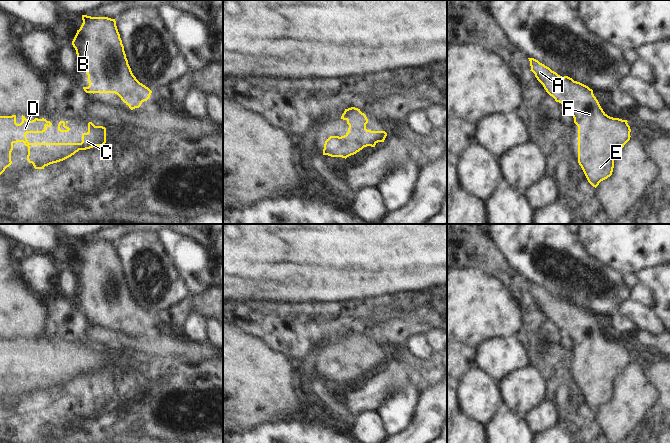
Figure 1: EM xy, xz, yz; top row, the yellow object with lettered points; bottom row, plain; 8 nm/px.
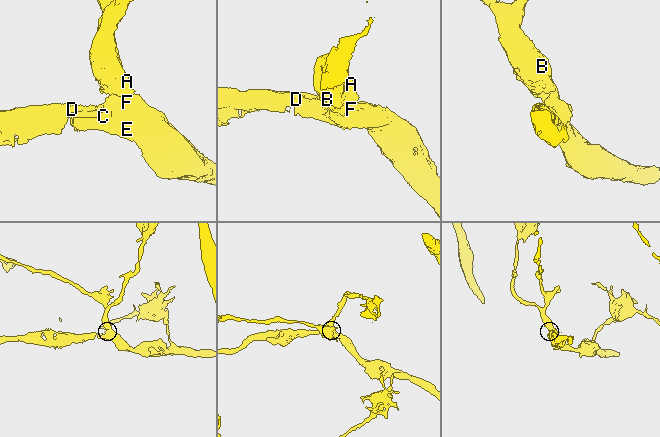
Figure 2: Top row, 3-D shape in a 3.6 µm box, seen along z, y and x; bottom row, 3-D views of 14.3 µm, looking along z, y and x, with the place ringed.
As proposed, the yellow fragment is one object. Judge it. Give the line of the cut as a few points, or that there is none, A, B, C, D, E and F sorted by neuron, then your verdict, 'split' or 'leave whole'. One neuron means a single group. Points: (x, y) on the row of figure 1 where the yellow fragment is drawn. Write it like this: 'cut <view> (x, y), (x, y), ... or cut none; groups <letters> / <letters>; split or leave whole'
cut none; groups A B C D E F; leave whole

